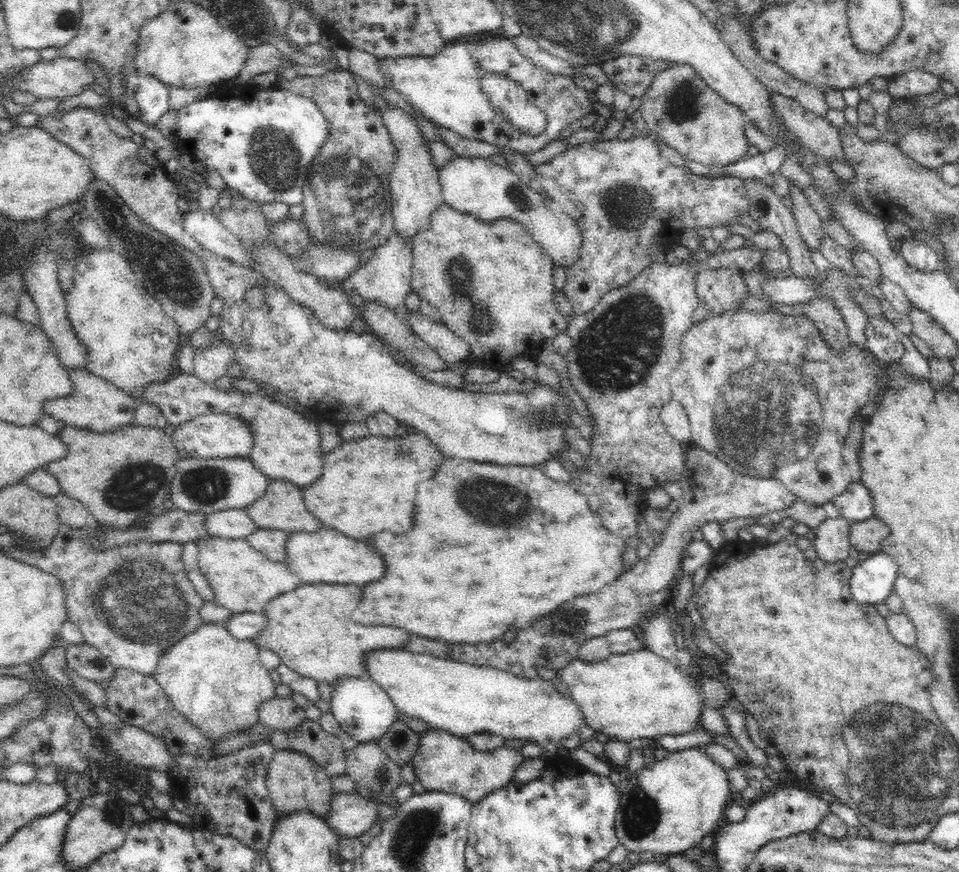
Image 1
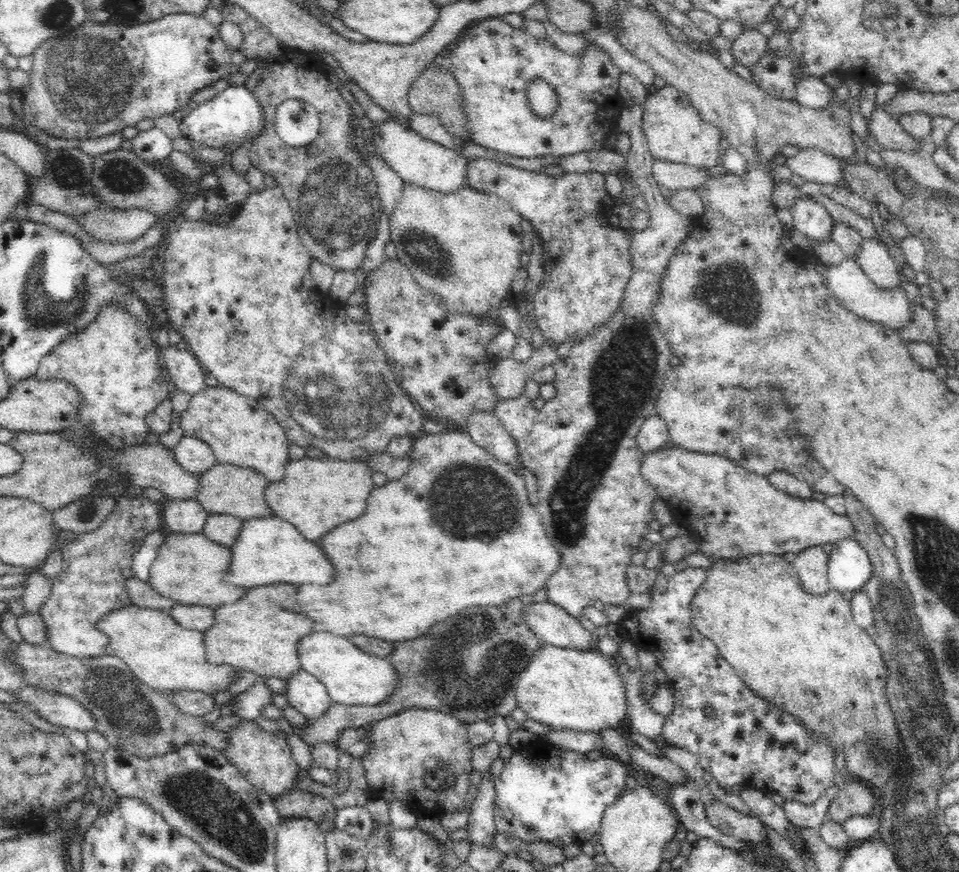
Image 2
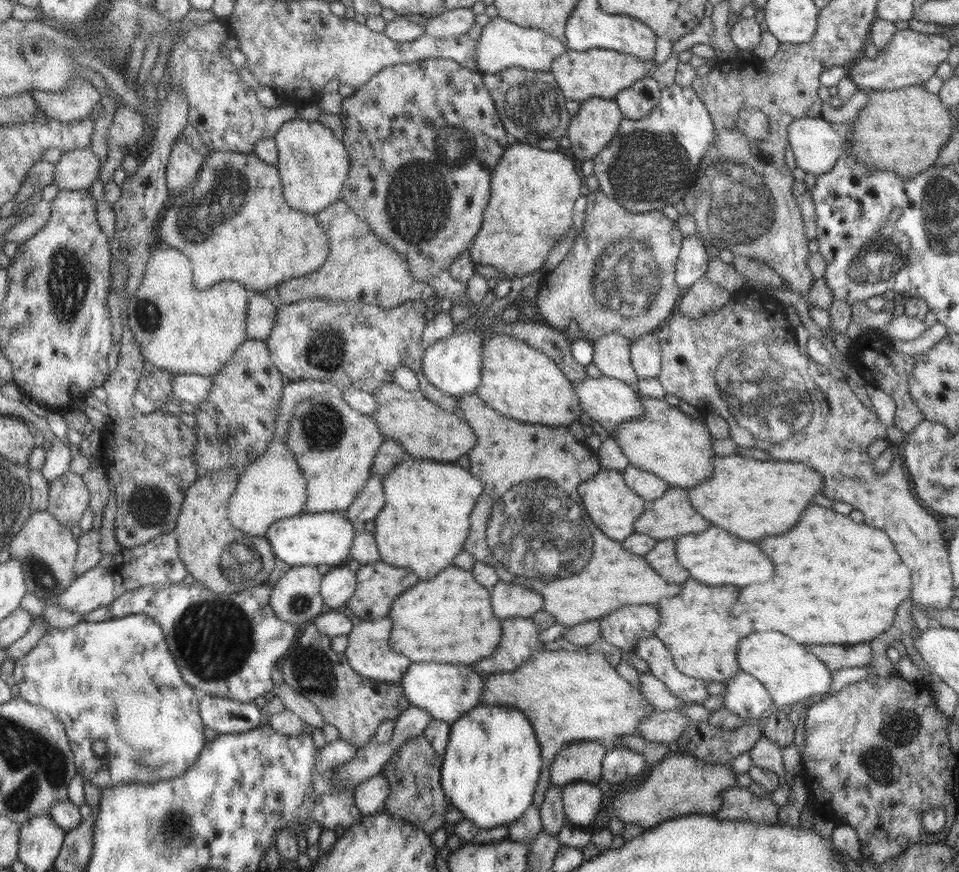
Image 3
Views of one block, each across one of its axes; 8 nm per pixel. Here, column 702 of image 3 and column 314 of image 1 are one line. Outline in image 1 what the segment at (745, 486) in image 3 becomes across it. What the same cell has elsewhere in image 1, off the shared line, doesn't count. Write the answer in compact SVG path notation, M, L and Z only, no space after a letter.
M410 429L403 437L386 438L381 435L366 435L359 439L344 441L325 454L321 477L312 485L303 487L306 508L314 515L325 529L336 530L348 538L368 542L370 536L390 530L402 534L410 530L414 516L414 494L416 486L422 480L432 478L432 474L444 462L446 456L421 432Z

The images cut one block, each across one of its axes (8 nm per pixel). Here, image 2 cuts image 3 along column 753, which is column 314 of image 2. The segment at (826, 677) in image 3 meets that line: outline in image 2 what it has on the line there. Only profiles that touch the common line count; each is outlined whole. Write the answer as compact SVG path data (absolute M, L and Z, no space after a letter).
M328 632L310 633L302 638L298 642L302 669L326 685L333 704L374 707L385 702L398 686L396 667L388 658L367 654L348 640Z

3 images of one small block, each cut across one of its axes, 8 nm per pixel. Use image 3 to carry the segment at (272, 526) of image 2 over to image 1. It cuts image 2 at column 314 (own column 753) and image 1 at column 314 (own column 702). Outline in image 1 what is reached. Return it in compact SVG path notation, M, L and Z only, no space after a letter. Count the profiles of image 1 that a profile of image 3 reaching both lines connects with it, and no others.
M324 527L316 532L292 532L286 544L285 564L294 575L300 577L304 584L344 584L360 588L374 580L380 580L384 574L384 562L380 554L372 548L362 544L362 541L348 538L336 530Z

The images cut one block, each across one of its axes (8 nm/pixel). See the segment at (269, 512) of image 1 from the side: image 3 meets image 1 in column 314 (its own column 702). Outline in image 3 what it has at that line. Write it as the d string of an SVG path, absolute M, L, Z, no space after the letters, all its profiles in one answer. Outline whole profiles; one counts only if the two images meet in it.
M670 487L657 499L647 501L645 513L634 525L634 533L664 541L696 535L709 529L712 523L694 510L686 488Z

